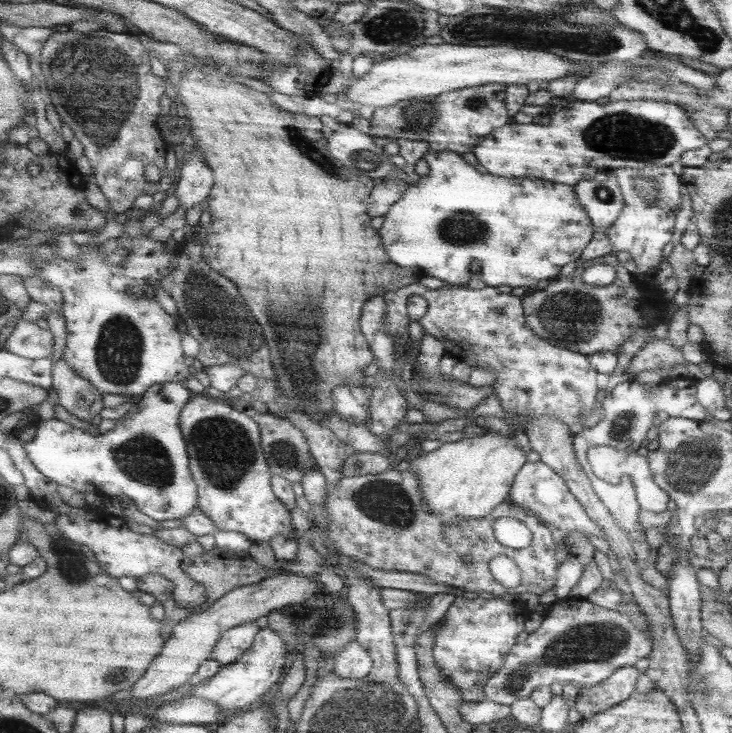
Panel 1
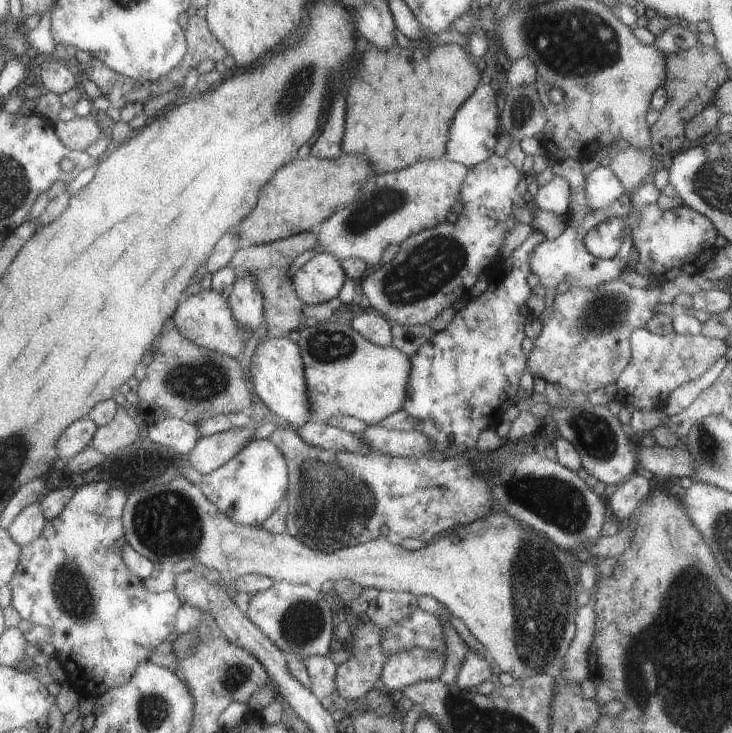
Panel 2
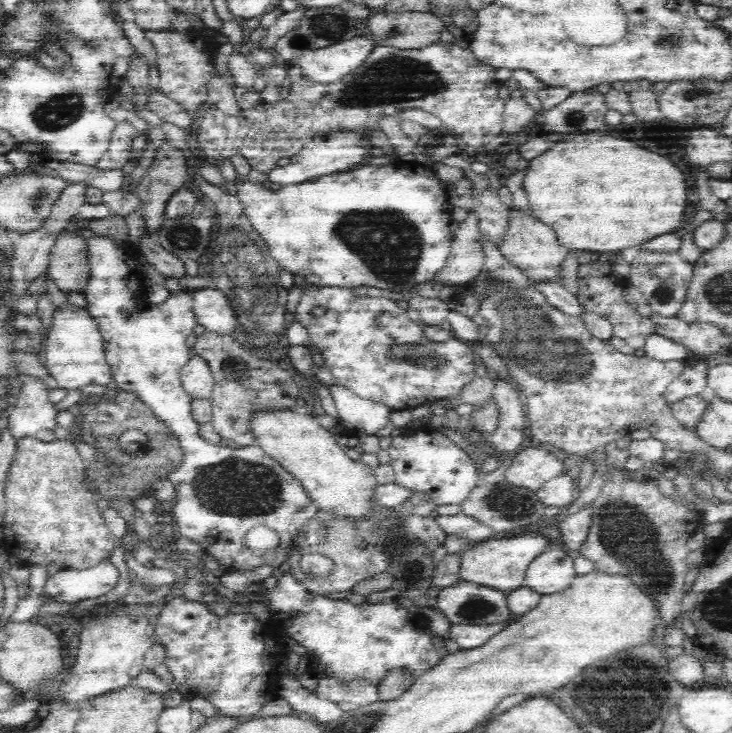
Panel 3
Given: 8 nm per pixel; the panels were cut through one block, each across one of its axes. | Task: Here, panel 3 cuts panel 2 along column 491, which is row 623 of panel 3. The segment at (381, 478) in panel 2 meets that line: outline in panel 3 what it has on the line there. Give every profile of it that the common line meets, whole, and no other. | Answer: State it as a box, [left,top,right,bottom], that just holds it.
[450,620,512,650]

